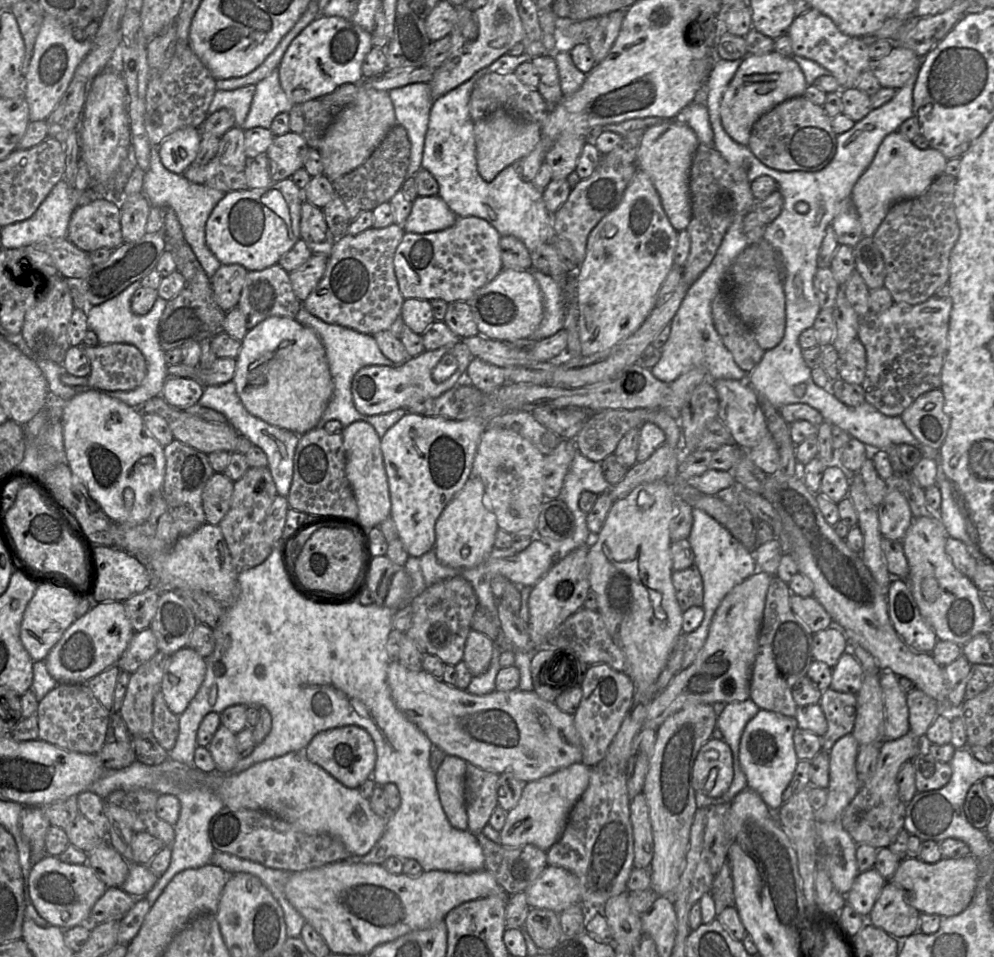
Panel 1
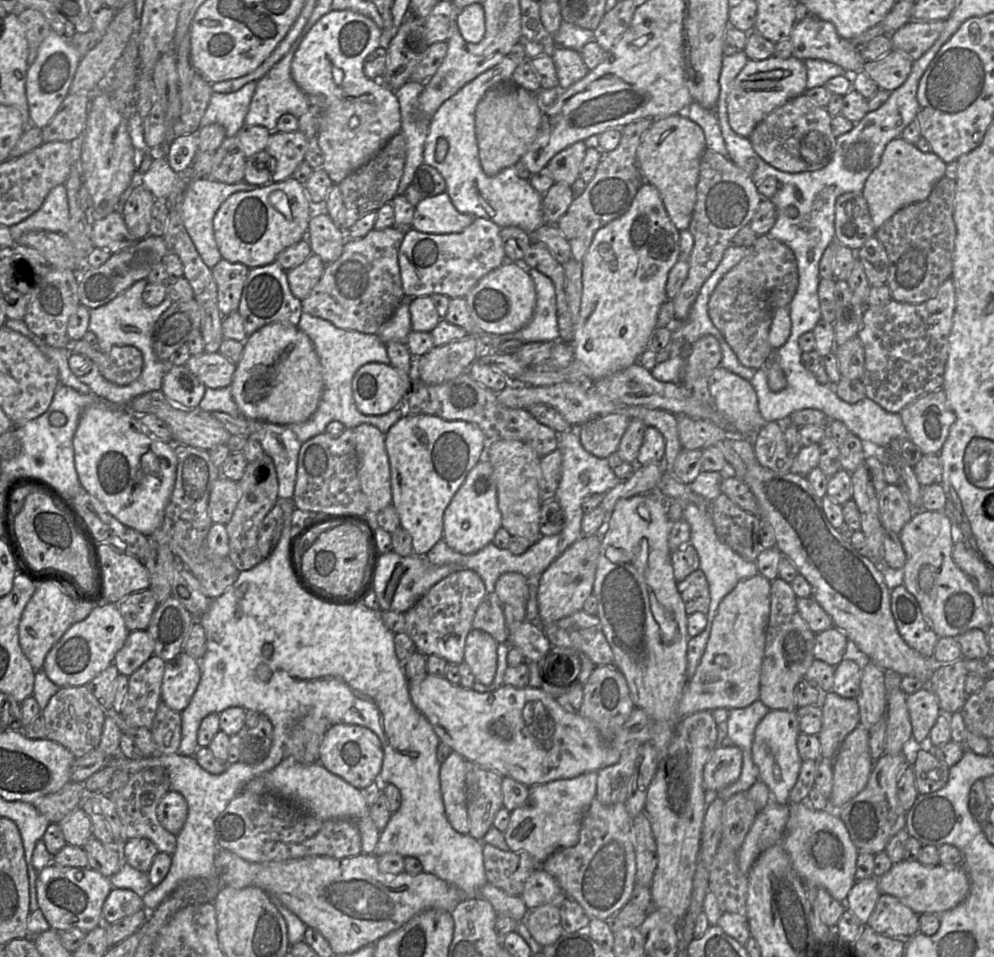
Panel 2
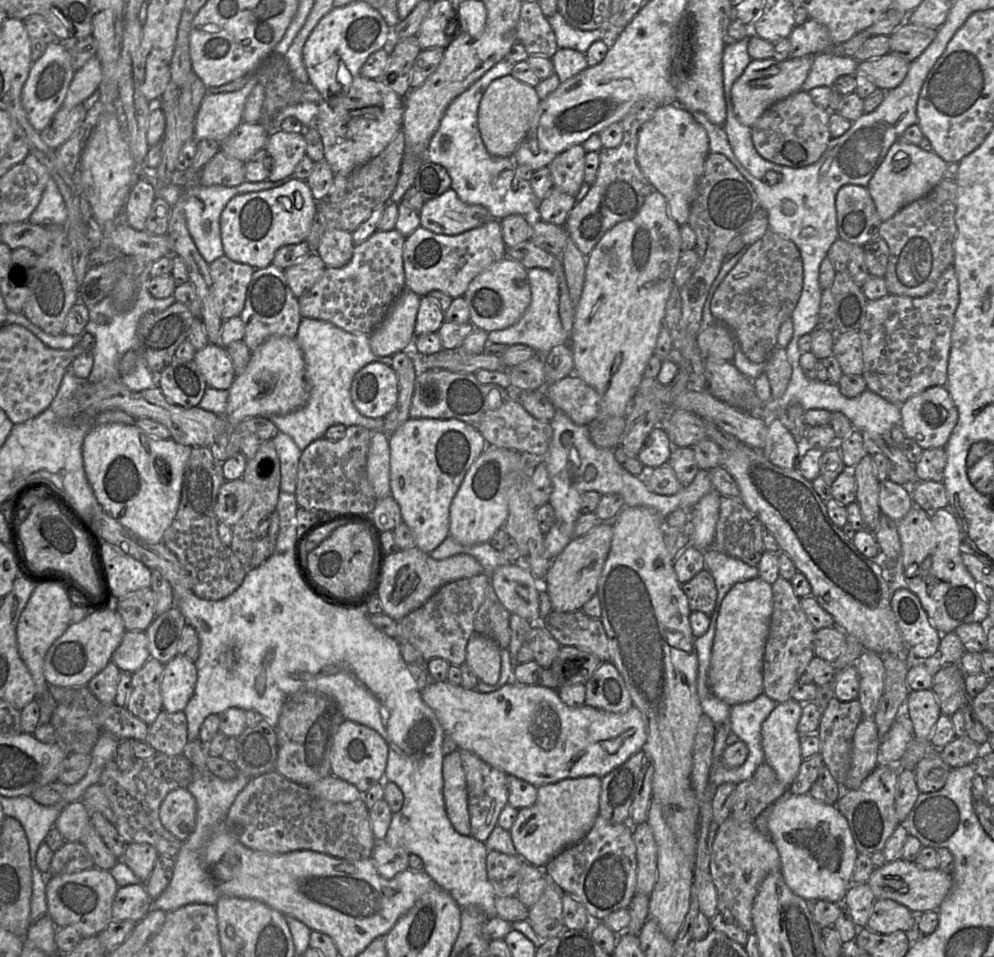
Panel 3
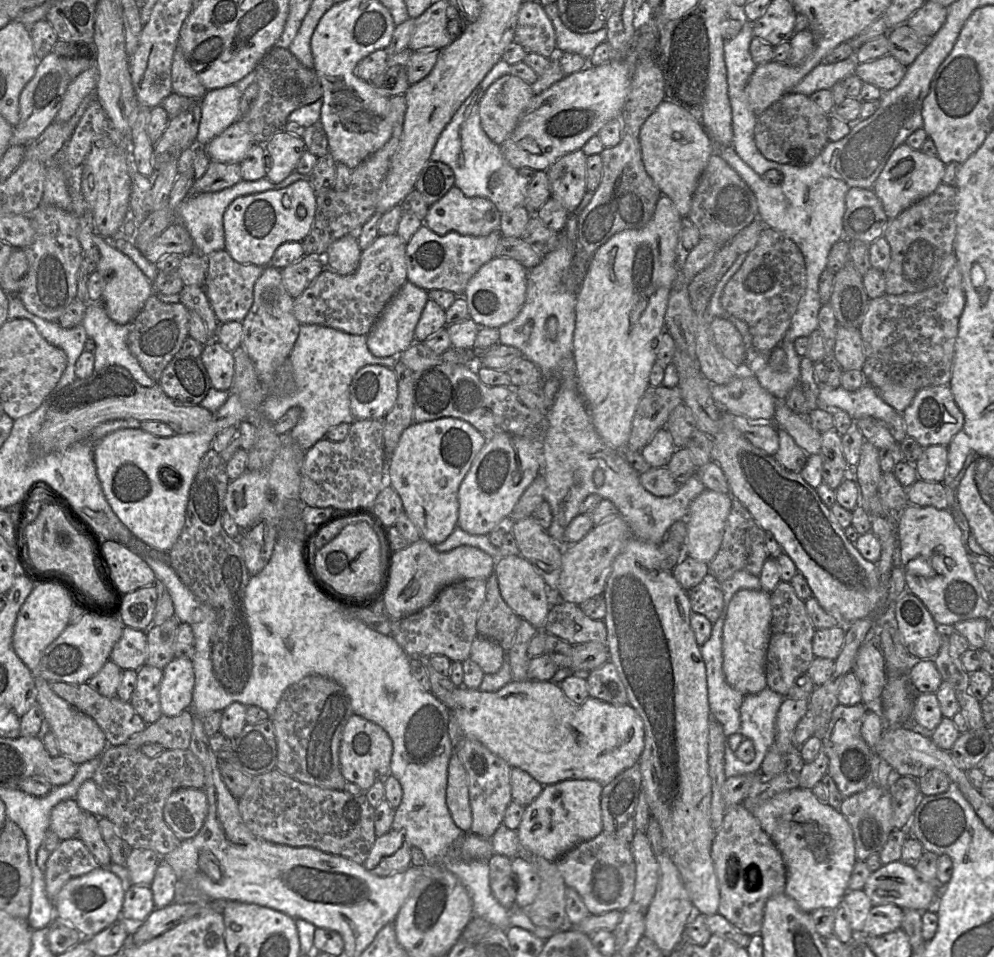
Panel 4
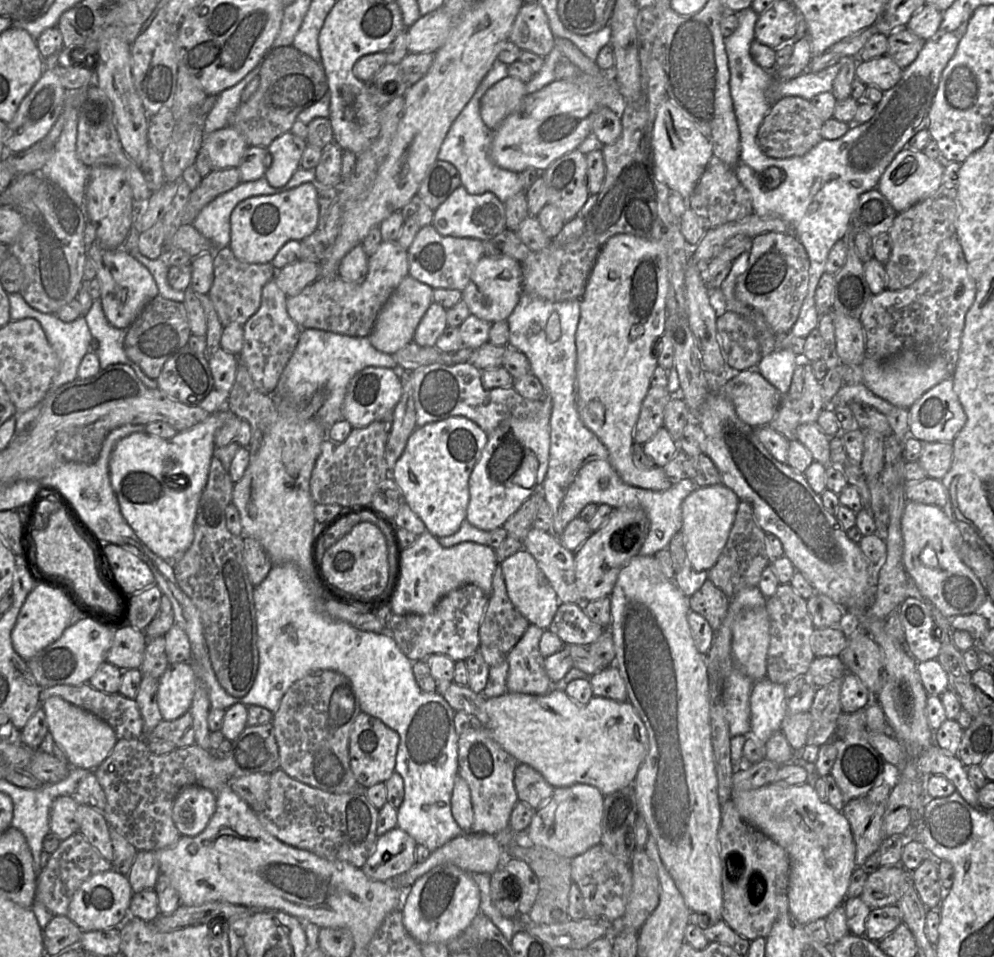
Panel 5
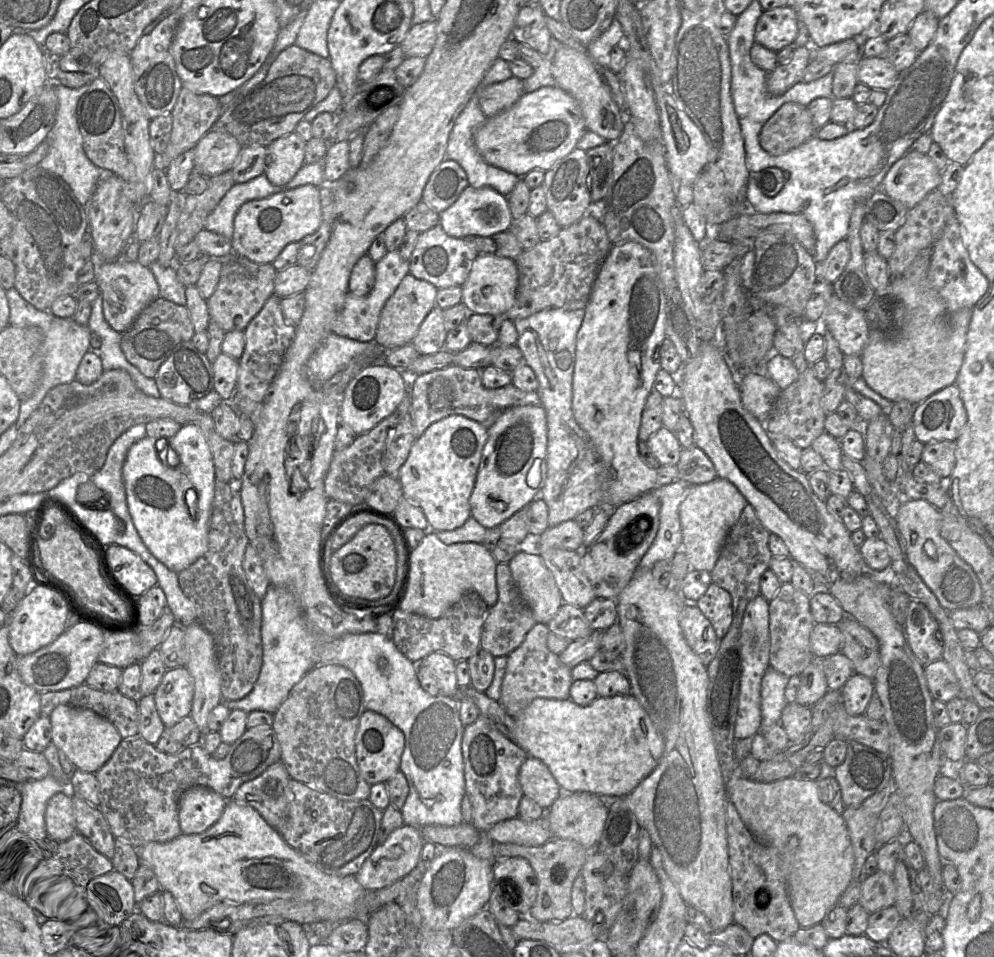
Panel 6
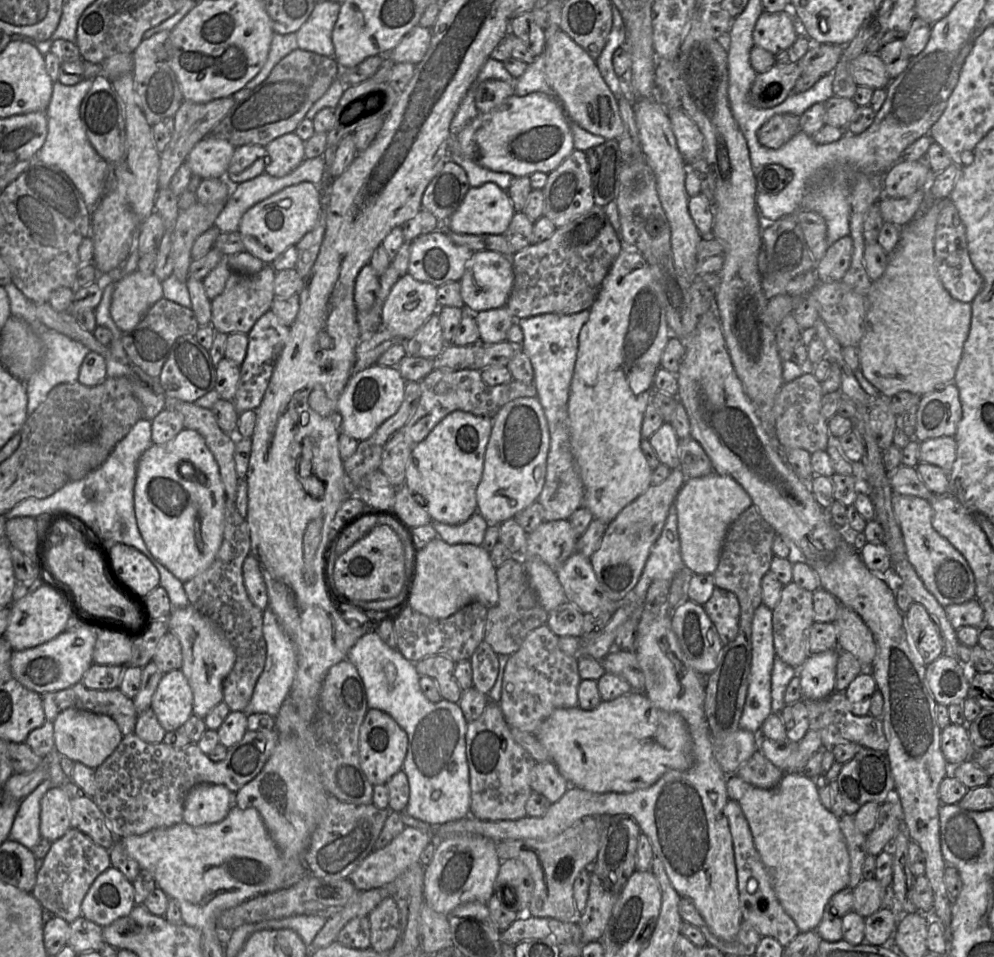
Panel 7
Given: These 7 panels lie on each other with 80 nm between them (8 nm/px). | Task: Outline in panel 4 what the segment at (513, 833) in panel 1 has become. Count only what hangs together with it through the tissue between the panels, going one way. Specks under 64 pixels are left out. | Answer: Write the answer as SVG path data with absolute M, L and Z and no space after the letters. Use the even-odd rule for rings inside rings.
M564 780L543 787L540 795L525 807L516 830L519 842L528 854L557 861L579 844L601 832L601 793L603 786L595 780Z

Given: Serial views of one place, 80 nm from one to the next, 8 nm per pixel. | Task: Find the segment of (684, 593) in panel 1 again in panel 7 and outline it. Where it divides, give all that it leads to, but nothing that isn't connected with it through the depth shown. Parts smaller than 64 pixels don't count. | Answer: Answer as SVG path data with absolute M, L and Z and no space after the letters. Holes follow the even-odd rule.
M715 586L703 608L716 627L722 645L735 640L740 620L740 605L737 596L731 591Z

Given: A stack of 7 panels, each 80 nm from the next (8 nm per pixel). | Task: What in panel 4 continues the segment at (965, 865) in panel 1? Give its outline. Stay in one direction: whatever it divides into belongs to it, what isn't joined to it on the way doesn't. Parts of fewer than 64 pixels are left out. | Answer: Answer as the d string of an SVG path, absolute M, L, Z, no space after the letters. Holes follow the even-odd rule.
M899 861L882 865L872 872L863 887L865 894L870 899L872 905L894 904L902 909L913 909L919 912L927 911L932 905L936 905L941 891L939 881L922 881L913 866L909 866Z

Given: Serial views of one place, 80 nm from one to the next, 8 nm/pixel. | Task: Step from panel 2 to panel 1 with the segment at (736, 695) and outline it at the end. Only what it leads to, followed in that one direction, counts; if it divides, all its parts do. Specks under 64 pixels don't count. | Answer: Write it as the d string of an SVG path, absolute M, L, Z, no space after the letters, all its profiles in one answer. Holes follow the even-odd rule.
M757 571L726 595L712 618L708 637L695 661L687 669L681 670L651 701L643 727L657 730L669 716L689 705L729 704L749 699L766 596L772 578L766 572Z

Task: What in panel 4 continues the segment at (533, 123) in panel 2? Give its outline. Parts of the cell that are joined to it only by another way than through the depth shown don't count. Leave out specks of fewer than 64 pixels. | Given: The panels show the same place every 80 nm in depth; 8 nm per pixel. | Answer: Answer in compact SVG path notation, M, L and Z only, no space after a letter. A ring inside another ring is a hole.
M511 74L490 84L481 98L479 117L491 141L501 145L510 136L533 96L531 85Z

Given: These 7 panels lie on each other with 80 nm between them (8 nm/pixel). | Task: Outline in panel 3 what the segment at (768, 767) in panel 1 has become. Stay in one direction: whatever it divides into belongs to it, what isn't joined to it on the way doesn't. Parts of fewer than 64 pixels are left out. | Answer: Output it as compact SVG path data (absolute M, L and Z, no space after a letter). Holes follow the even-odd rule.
M792 698L778 703L761 727L764 762L774 769L777 780L788 788L796 778L803 761L798 732L802 707L803 704Z

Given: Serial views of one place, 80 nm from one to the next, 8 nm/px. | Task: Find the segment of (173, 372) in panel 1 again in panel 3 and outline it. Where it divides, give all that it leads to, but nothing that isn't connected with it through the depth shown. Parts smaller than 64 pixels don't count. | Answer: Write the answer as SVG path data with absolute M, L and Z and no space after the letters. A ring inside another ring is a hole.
M208 343L196 352L193 361L209 387L229 390L236 375L232 359L220 343Z

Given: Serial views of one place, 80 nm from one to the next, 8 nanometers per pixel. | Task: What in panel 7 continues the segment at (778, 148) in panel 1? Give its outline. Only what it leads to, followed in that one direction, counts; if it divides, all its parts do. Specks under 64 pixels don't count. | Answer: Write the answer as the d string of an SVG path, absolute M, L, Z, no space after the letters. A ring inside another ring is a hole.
M789 113L776 114L758 129L757 138L761 145L778 149L799 131L800 116Z

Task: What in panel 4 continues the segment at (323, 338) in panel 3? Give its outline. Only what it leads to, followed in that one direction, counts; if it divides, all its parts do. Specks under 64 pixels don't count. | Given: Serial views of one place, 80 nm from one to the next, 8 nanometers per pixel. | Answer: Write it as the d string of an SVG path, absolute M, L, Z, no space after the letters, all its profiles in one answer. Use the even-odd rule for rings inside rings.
M301 325L300 333L288 358L287 364L295 381L295 391L286 394L270 394L262 405L262 413L270 422L277 422L290 408L301 410L300 419L288 436L301 449L307 451L319 440L326 438L326 433L333 427L355 421L350 409L350 383L356 372L367 365L381 365L394 369L398 359L396 357L378 358L371 354L367 347L367 335L352 335L334 328L322 325Z

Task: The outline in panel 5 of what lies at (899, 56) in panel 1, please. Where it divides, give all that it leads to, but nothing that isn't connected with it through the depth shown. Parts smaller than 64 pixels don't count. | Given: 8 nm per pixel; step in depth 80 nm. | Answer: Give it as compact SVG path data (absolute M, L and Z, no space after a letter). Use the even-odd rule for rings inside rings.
M883 55L869 61L858 61L855 73L866 86L874 86L884 92L900 80L902 71L893 59Z

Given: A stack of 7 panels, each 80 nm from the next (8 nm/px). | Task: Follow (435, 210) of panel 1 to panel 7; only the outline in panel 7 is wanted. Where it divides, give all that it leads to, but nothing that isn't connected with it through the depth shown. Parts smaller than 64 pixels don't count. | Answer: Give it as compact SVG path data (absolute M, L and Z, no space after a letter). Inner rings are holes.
M488 182L470 187L460 207L444 225L456 234L504 235L515 213L508 192Z

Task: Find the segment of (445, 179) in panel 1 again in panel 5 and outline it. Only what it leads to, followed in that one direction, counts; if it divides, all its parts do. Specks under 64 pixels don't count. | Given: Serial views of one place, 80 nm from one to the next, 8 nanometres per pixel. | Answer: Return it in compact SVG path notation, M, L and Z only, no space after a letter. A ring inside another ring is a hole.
M496 59L482 79L474 94L449 127L438 153L438 160L453 164L460 173L462 186L472 195L492 192L503 203L515 194L525 191L524 177L496 165L491 157L493 130L489 129L480 116L480 100L496 82L508 76L508 65Z

